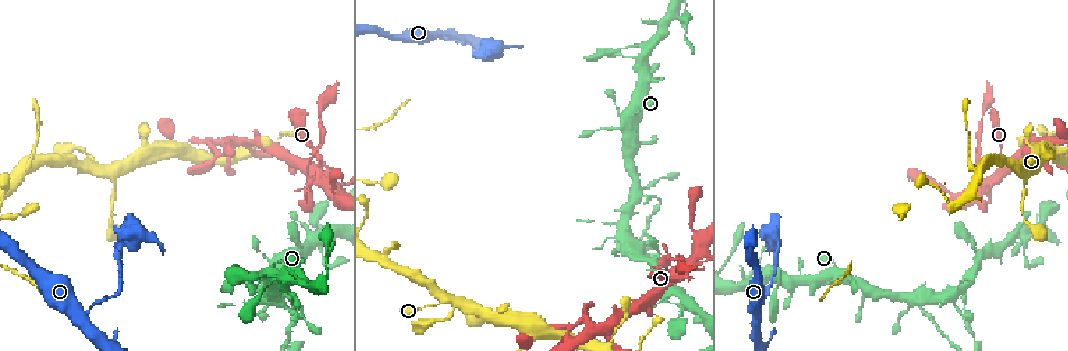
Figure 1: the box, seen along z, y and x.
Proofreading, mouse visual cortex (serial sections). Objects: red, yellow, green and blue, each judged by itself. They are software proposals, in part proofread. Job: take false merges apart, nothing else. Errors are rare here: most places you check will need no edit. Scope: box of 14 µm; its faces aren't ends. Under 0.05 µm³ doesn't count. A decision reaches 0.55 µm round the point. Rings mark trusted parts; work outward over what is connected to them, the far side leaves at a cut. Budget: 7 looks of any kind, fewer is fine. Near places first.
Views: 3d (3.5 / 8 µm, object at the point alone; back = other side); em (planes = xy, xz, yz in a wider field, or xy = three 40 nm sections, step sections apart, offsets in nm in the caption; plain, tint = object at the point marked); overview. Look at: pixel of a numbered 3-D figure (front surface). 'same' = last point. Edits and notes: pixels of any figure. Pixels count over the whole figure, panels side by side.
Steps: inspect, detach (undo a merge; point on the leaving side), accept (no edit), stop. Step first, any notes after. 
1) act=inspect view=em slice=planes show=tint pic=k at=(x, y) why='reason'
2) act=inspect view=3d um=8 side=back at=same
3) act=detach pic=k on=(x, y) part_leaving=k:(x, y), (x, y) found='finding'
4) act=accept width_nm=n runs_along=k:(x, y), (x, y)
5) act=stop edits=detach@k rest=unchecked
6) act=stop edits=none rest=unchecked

act=inspect view=3d um=3.5 pic=1 at=(683, 278) why='small branch off a trunk'

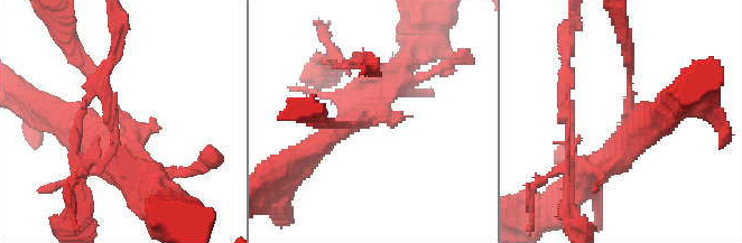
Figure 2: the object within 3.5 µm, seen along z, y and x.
act=inspect view=em slice=xy step=2 show=tint pic=2 at=(375, 122) why='shape alone is not enough'

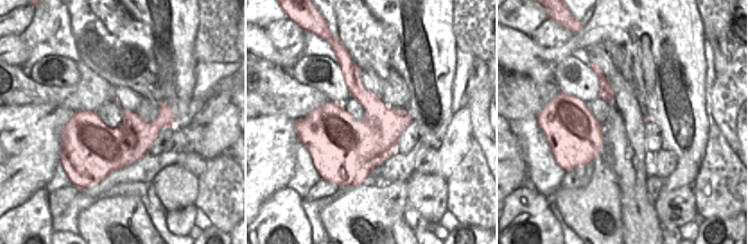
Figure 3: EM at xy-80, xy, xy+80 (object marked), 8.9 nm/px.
act=accept runs_along=2:(630, 62), (621, 141), (641, 128) found='continuous, no second cell'

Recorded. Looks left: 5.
act=inspect view=3d um=3.5 pic=1 at=(232, 143)

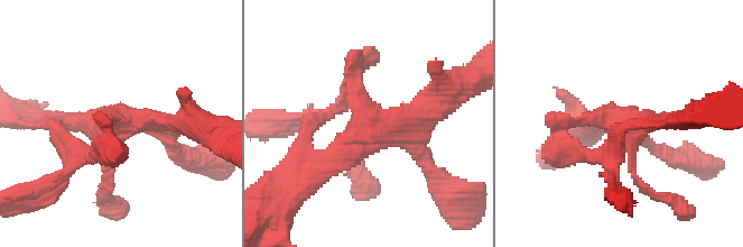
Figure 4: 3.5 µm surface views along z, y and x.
act=inspect view=em slice=xy step=2 show=plain pic=4 at=(369, 123) arms=4 arm_widths_nm=100,150,250,300 why='shape alone is not enough'

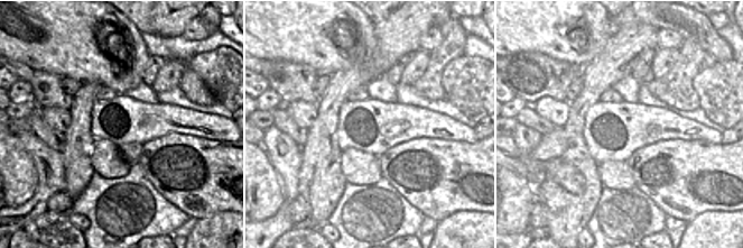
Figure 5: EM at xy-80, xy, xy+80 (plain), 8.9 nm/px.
act=inspect view=em slice=xy step=2 show=tint at=same why='with the object marked'

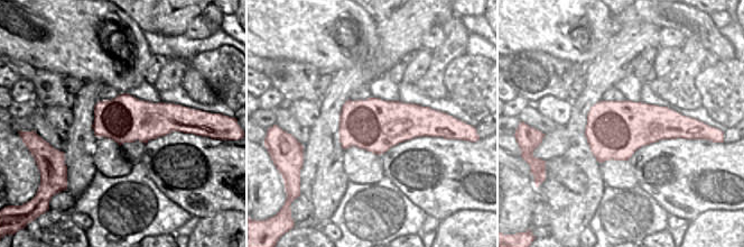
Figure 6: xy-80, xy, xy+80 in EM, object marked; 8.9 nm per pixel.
act=accept found='continuous, no second cell'

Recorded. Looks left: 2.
act=inspect view=3d um=3.5 pic=1 at=(635, 193) why='looks like a crossing'

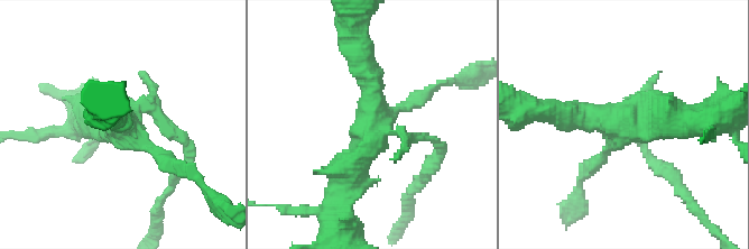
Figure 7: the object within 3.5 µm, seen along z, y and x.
act=inspect view=em slice=xy step=5 show=tint pic=7 at=(374, 128)

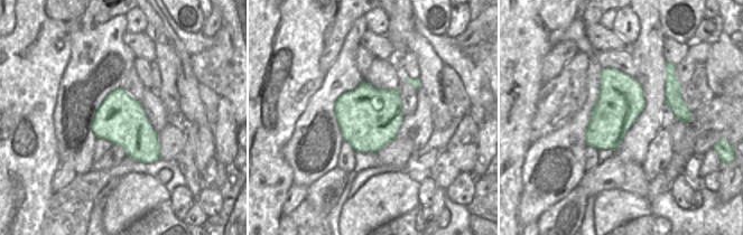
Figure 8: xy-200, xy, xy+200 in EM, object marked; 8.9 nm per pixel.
act=accept width_nm=550 runs_along=7:(362, 56), (372, 128), (341, 191) found='all the same cell'

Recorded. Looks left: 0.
act=stop edits=none rest=unchecked

